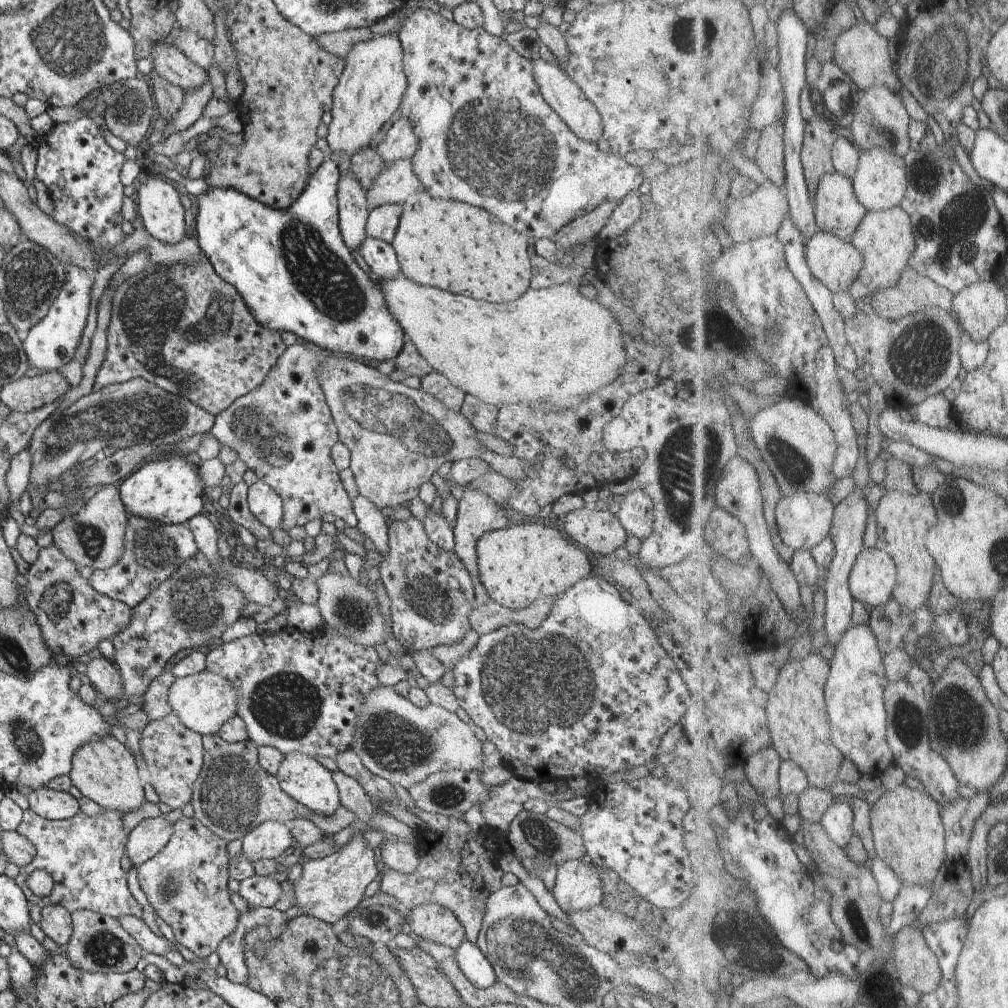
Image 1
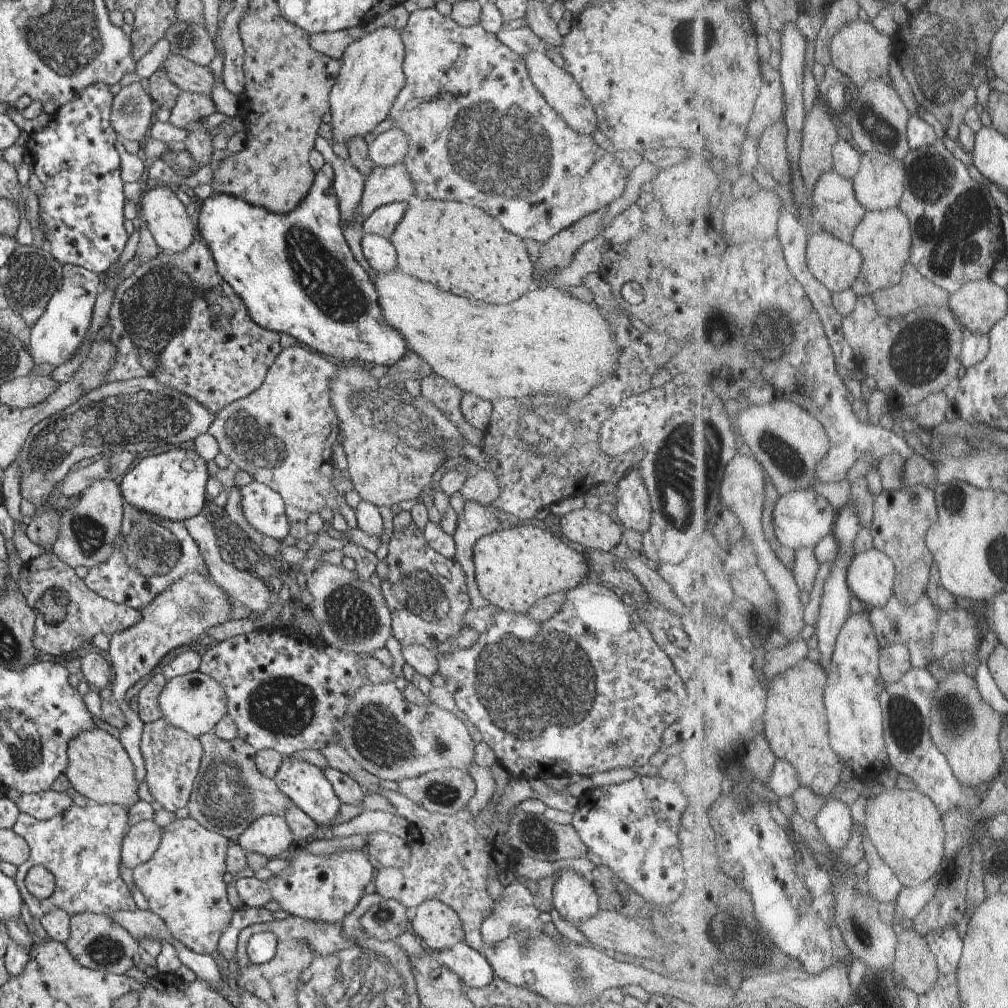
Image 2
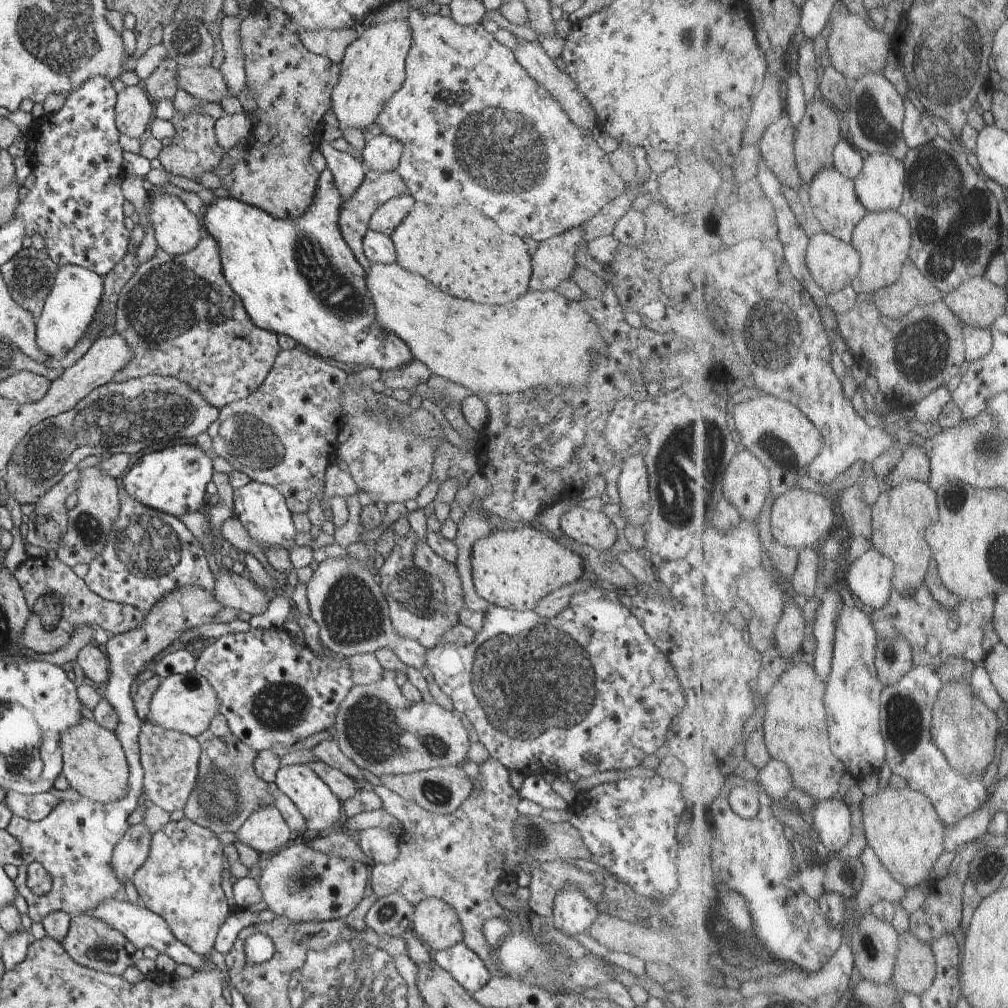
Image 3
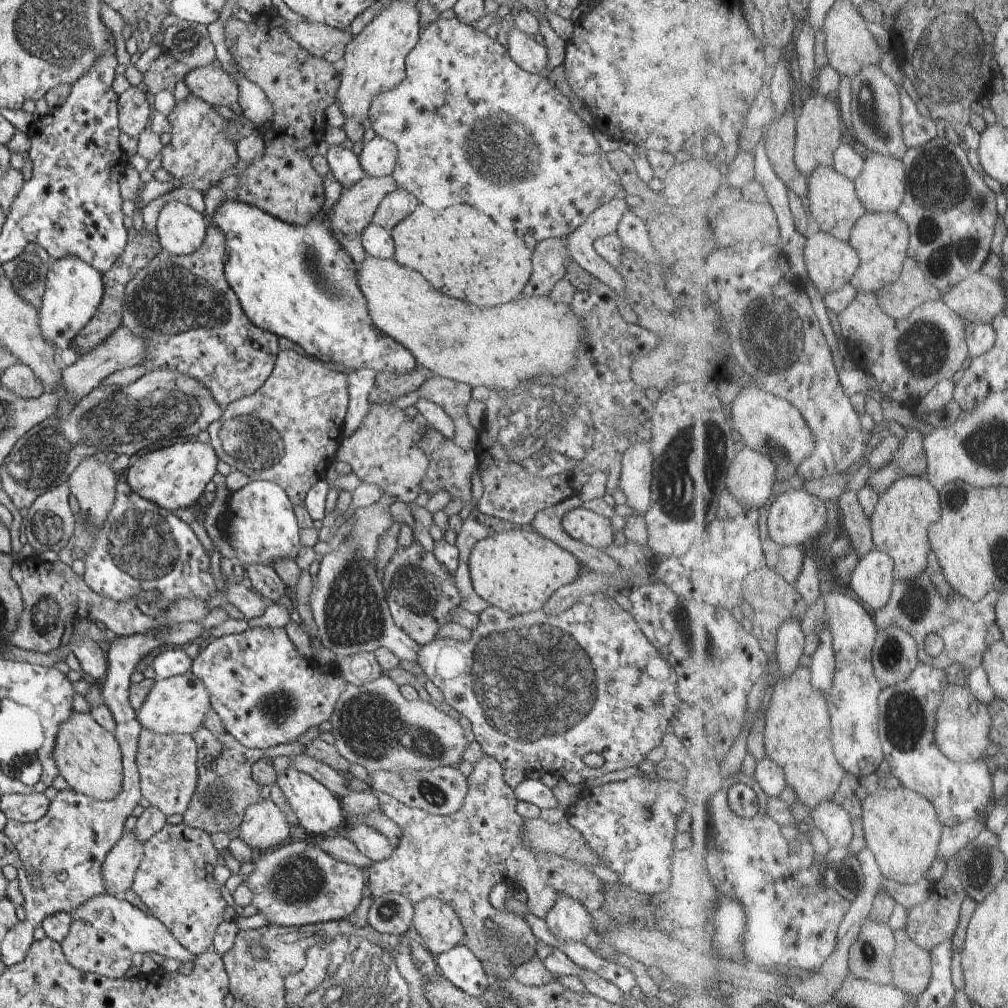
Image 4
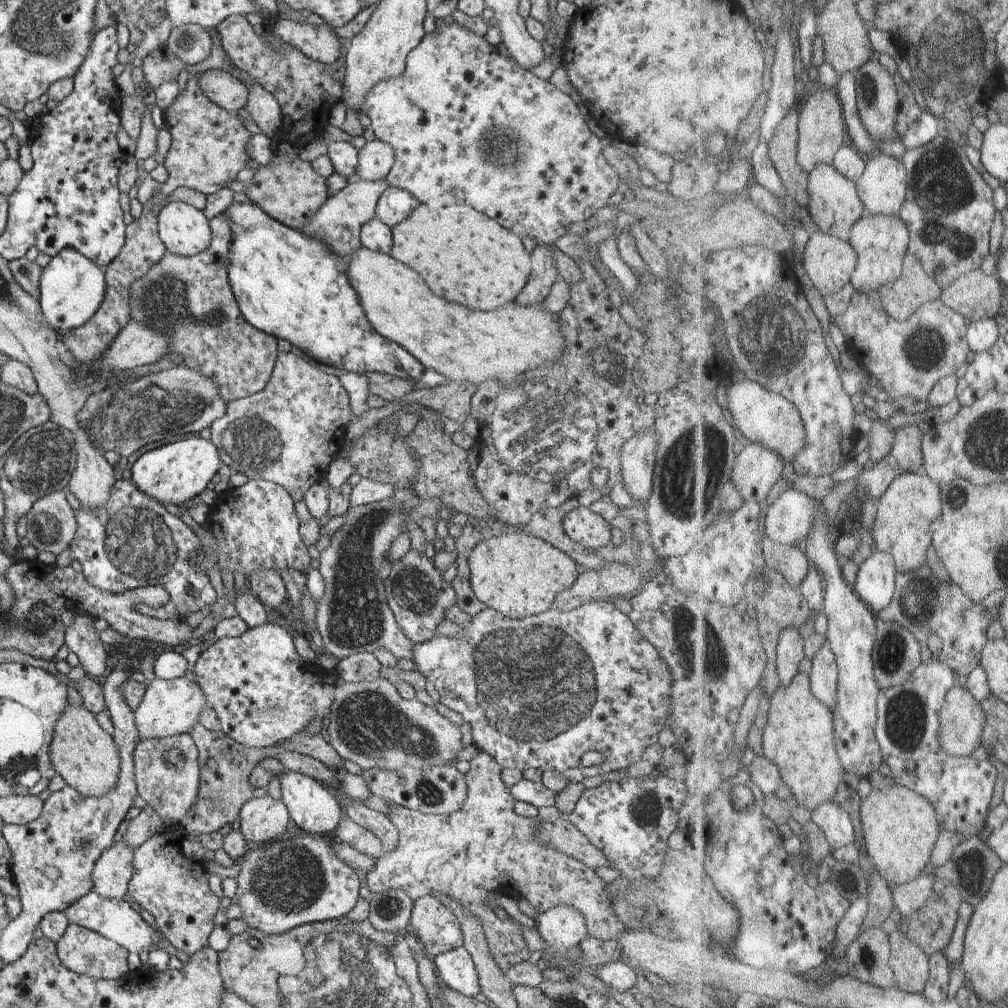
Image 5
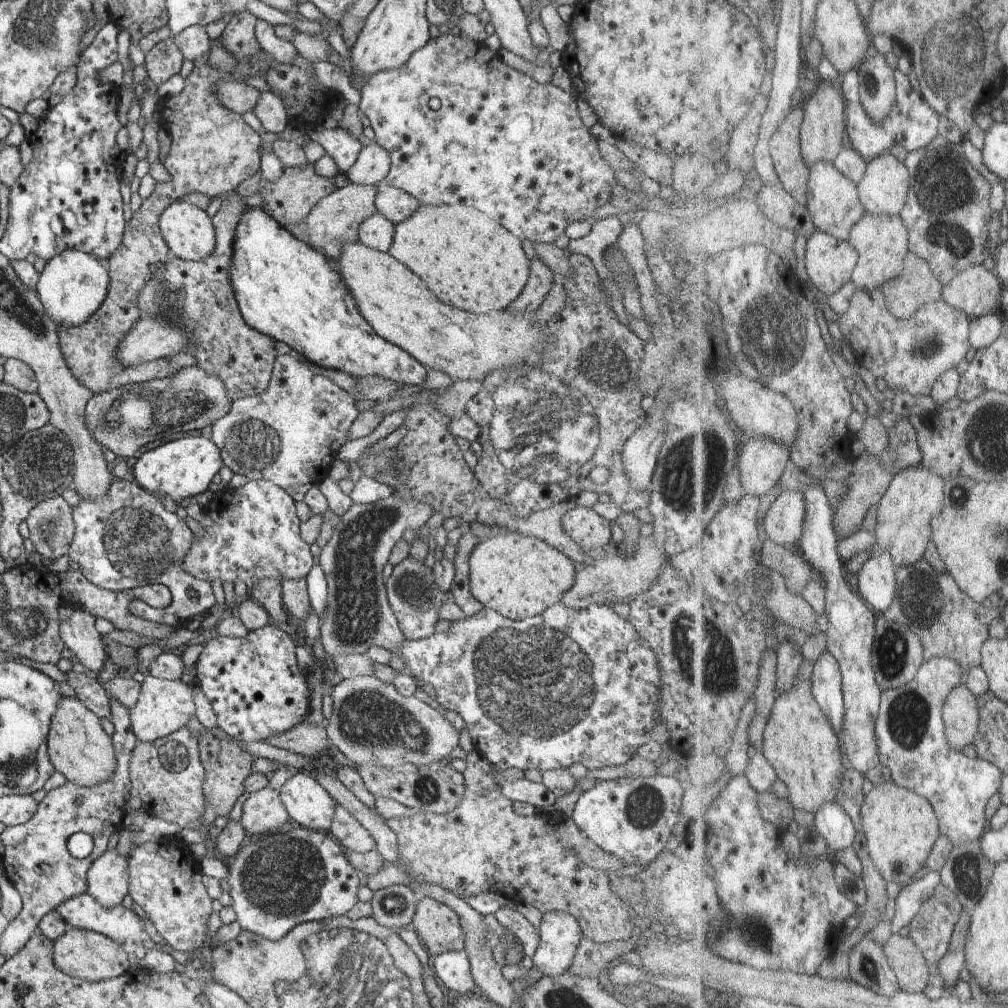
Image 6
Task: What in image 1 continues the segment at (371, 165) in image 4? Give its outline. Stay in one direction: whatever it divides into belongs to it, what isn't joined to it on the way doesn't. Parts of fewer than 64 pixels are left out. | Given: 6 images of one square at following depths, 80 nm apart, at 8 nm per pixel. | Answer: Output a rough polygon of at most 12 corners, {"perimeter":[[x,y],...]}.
{"perimeter":[[409,117],[387,126],[375,148],[386,162],[410,159],[419,144]]}

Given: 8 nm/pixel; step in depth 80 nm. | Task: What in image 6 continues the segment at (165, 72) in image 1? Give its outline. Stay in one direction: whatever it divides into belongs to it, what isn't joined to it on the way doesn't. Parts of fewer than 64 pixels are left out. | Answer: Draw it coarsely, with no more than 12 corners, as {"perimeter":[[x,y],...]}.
{"perimeter":[[217,80],[212,92],[241,115],[261,93],[244,81]]}

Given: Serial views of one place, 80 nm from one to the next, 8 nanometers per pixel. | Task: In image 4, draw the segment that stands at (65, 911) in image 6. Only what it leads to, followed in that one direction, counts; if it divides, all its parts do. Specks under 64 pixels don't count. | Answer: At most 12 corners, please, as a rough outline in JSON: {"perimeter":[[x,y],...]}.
{"perimeter":[[108,893],[73,916],[134,953],[194,962],[153,914]]}

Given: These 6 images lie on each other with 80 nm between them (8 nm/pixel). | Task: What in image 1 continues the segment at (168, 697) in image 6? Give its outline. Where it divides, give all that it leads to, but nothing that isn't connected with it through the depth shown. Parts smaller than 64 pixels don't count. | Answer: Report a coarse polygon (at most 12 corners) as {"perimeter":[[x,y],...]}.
{"perimeter":[[208,670],[177,677],[169,703],[201,735],[237,714],[237,690]]}

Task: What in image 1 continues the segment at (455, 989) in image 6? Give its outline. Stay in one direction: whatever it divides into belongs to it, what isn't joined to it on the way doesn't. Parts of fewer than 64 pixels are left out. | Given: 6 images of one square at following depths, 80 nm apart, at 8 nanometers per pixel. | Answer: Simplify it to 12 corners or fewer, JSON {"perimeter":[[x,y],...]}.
{"perimeter":[[464,940],[454,960],[476,989],[498,982],[477,943]]}

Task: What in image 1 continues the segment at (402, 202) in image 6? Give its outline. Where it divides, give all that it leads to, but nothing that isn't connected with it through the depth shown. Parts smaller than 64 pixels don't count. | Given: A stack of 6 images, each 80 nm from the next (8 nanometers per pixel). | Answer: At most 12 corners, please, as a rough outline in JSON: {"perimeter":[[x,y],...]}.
{"perimeter":[[403,205],[371,209],[367,236],[391,244]]}

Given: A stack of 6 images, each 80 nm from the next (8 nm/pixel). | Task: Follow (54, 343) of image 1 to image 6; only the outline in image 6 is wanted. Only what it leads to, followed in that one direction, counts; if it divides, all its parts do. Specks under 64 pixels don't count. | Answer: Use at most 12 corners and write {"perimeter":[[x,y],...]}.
{"perimeter":[[67,248],[36,294],[60,332],[102,306],[106,262]]}

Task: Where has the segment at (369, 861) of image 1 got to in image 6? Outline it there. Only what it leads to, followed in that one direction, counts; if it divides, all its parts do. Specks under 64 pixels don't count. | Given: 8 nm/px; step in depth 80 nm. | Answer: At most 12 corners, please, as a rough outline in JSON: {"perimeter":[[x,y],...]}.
{"perimeter":[[330,834],[248,839],[226,878],[244,931],[344,916],[364,876]]}

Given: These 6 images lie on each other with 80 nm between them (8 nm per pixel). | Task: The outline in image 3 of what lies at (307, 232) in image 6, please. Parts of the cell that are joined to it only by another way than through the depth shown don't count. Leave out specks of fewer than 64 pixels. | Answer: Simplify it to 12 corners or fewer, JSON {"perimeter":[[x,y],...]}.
{"perimeter":[[368,170],[339,214],[342,236],[359,270],[370,217],[387,200],[409,194],[396,170]]}

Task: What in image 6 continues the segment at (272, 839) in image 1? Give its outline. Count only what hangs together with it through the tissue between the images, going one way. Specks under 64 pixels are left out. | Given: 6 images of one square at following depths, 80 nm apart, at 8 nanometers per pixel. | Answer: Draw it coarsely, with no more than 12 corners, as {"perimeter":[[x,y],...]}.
{"perimeter":[[264,787],[244,802],[248,839],[270,834],[289,818],[280,790]]}

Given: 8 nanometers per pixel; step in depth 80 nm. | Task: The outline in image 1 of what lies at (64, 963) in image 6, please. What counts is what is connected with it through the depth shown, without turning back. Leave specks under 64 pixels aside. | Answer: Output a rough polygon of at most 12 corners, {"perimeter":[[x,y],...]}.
{"perimeter":[[71,913],[77,969],[125,973],[145,954],[112,916]]}

